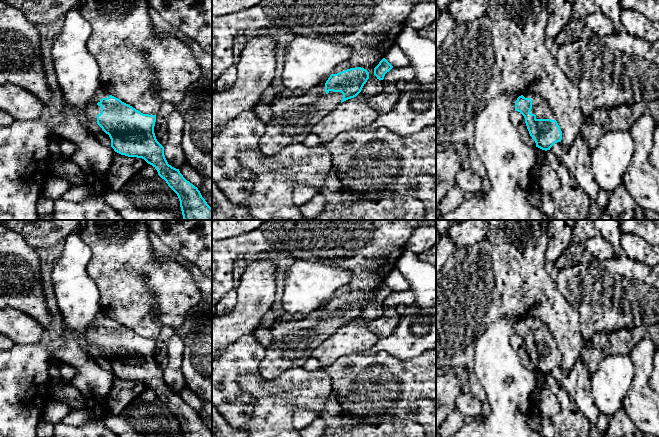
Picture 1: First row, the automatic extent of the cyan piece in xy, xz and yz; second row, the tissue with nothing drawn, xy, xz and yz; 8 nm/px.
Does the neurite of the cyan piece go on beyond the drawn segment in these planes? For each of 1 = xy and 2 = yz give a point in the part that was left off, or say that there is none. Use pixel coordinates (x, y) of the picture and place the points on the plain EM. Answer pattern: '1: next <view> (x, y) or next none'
1: next xy (92, 334)
2: next yz (540, 331)

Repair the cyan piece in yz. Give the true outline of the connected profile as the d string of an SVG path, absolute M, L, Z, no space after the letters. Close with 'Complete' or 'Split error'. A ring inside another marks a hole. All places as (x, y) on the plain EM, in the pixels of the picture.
M525 317L517 322L515 326L515 335L520 336L524 342L530 360L536 367L536 371L542 374L550 374L557 366L561 366L562 355L556 345L556 341L548 326L535 317Z. Split error

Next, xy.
M103 313L98 314L85 336L91 347L97 347L109 359L111 371L115 376L128 381L142 382L157 394L158 399L177 418L182 437L212 437L212 432L202 421L198 412L187 405L179 393L168 388L164 371L157 365L154 357L156 339L143 338L120 323L109 319Z. Split error

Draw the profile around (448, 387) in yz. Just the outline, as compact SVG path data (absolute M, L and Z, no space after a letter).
M454 371L436 375L436 431L456 408L456 399L461 392L460 378Z

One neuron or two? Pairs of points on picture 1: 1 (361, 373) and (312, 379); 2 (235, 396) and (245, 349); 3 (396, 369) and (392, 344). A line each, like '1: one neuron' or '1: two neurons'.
1: two neurons
2: one neuron
3: two neurons

